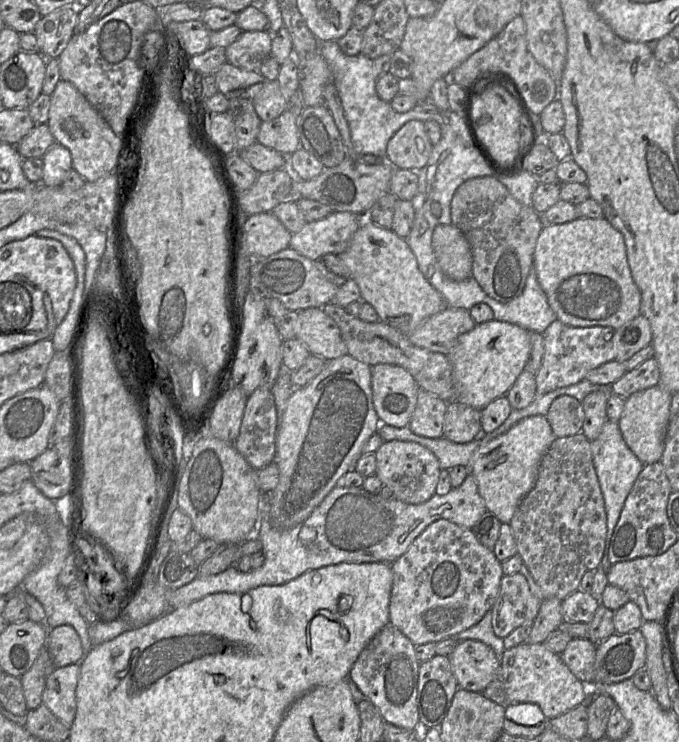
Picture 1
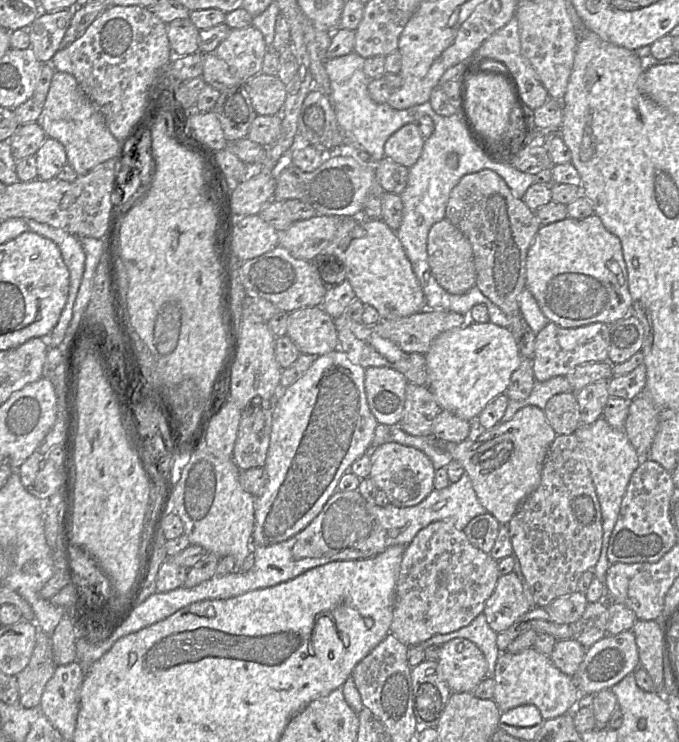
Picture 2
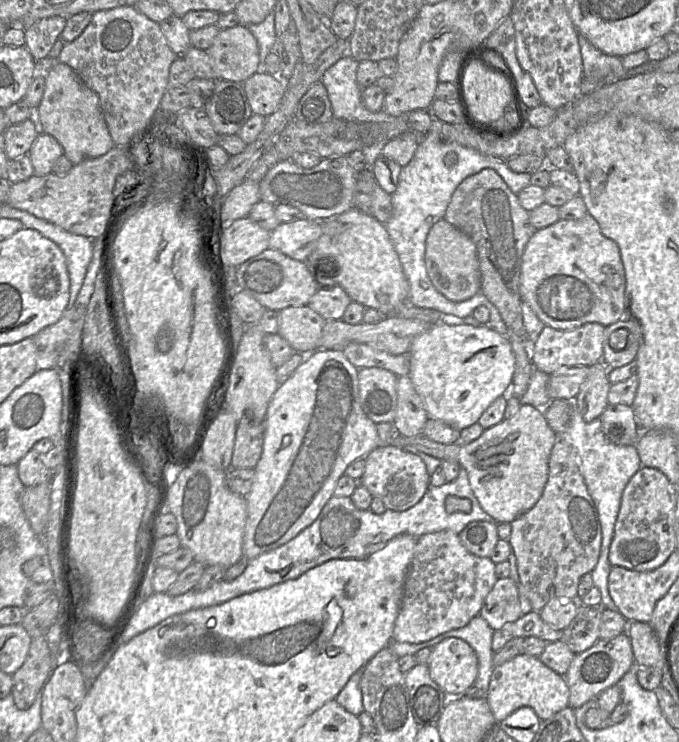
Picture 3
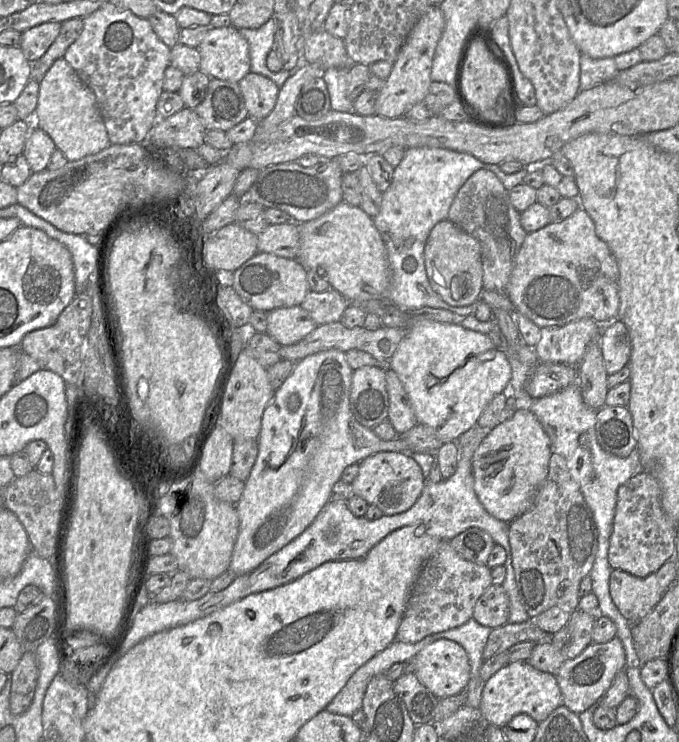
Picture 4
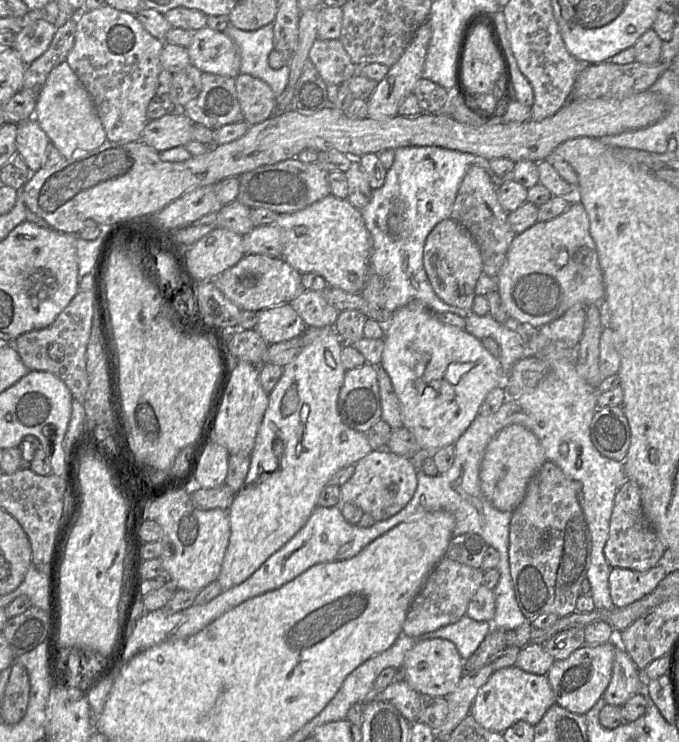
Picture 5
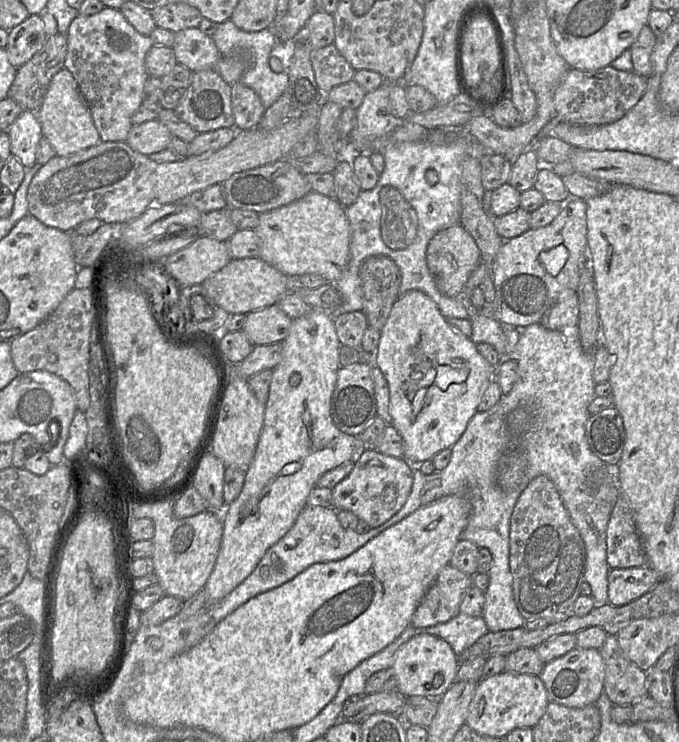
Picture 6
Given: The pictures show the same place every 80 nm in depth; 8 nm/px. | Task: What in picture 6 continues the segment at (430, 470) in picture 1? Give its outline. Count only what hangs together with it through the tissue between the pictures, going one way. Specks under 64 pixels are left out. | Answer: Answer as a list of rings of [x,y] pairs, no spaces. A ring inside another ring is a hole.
[[[361,449],[352,461],[352,471],[332,489],[332,507],[351,511],[370,528],[378,527],[405,504],[412,489],[413,465],[404,457],[388,456],[376,449]]]

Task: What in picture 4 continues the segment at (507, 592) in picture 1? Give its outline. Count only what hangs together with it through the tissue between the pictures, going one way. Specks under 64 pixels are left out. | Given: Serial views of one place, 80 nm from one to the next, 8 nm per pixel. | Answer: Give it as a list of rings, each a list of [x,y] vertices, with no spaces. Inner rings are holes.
[[[491,584],[477,600],[473,618],[493,629],[508,623],[509,611],[509,597],[504,587]]]

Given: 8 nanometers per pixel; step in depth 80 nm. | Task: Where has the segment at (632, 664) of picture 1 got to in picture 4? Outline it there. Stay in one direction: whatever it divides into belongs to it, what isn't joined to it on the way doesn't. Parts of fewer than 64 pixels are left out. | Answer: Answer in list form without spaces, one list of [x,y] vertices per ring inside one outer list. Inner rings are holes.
[[[617,636],[605,643],[590,643],[578,656],[566,659],[555,675],[563,705],[579,715],[602,697],[616,674],[625,668],[626,654]]]

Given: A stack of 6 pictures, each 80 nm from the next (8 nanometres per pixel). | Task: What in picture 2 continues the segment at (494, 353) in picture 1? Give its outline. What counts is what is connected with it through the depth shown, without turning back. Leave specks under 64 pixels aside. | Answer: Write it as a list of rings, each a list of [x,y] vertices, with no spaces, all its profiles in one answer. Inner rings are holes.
[[[491,322],[472,323],[446,330],[438,335],[424,354],[427,367],[427,387],[442,410],[471,421],[495,397],[506,394],[513,372],[522,356],[507,327]]]

